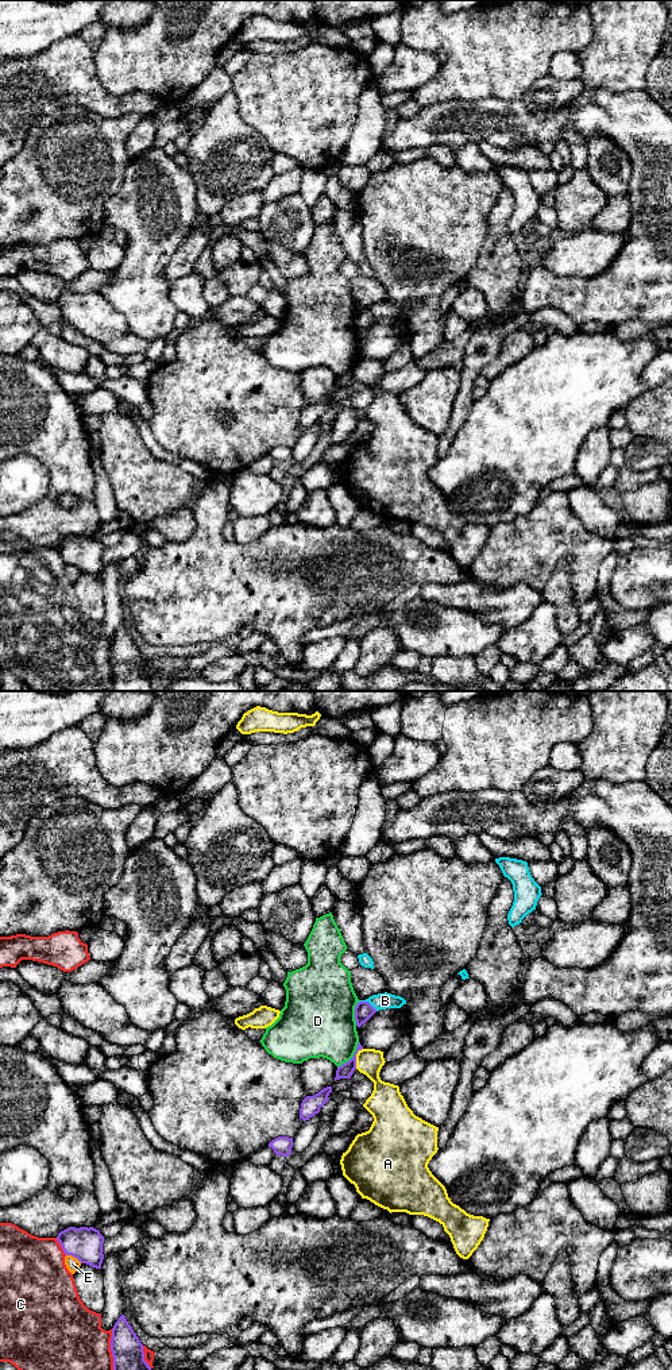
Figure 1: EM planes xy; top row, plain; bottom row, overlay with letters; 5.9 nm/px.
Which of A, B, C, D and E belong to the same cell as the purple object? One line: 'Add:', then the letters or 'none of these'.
Add: none of these

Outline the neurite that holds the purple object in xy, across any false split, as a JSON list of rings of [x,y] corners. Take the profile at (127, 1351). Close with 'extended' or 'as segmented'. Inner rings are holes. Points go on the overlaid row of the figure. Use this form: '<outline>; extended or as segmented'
[[[121,1315],[112,1328],[113,1370],[151,1370],[144,1361],[143,1344]]]; as segmented

